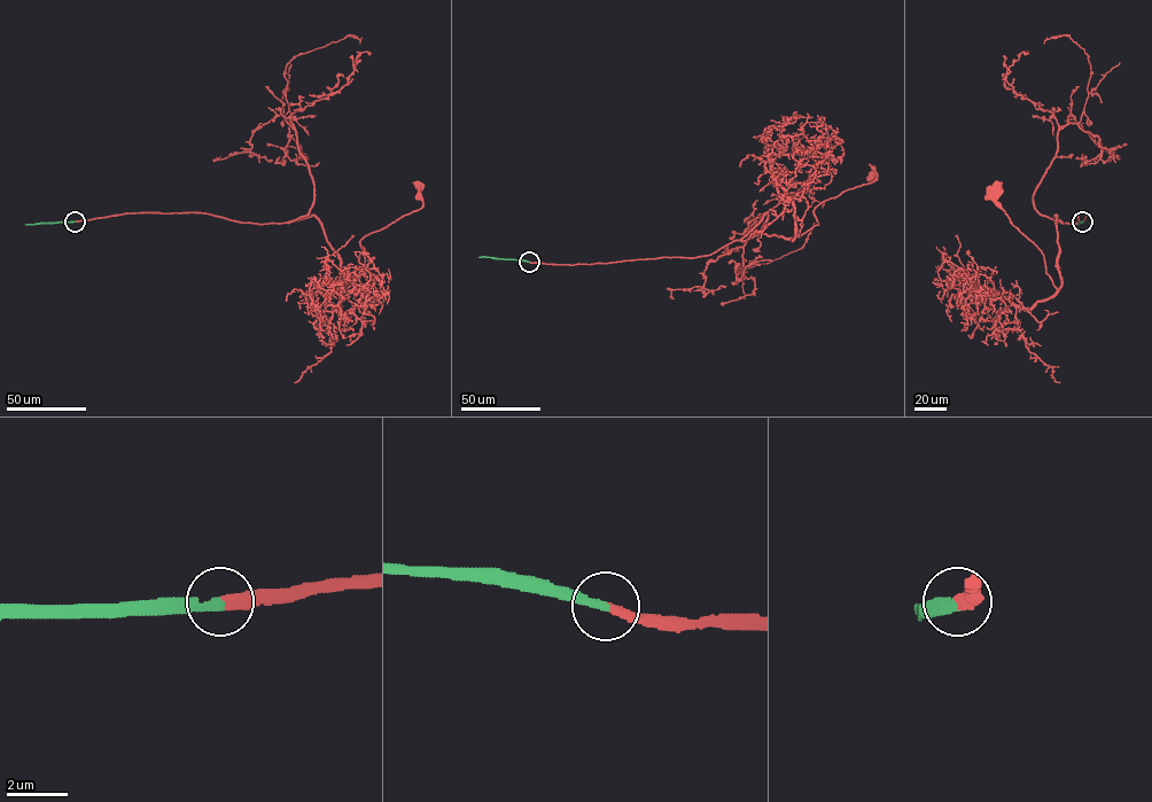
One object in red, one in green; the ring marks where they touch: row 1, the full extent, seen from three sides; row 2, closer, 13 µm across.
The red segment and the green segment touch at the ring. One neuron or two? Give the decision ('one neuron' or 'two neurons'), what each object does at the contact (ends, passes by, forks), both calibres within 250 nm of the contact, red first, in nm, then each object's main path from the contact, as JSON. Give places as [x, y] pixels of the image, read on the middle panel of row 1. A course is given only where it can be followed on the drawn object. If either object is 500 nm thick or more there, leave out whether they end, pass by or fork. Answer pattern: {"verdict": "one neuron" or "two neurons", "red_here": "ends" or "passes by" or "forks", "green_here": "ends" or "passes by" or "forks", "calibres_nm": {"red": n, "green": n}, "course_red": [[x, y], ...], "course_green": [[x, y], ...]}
{"verdict": "one neuron", "red_here": "ends", "green_here": "ends", "calibres_nm": {"red": 320, "green": 300}, "course_red": [[529, 262], [691, 257], [756, 235], [793, 240], [818, 224], [814, 210], [819, 204], [871, 177]], "course_green": [[529, 262], [479, 257]]}

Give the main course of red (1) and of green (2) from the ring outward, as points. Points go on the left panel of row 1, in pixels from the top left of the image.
1: (75, 222), (313, 215), (340, 259), (343, 292), (364, 269), (359, 241), (422, 205), (418, 185)
2: (75, 222), (25, 225)

